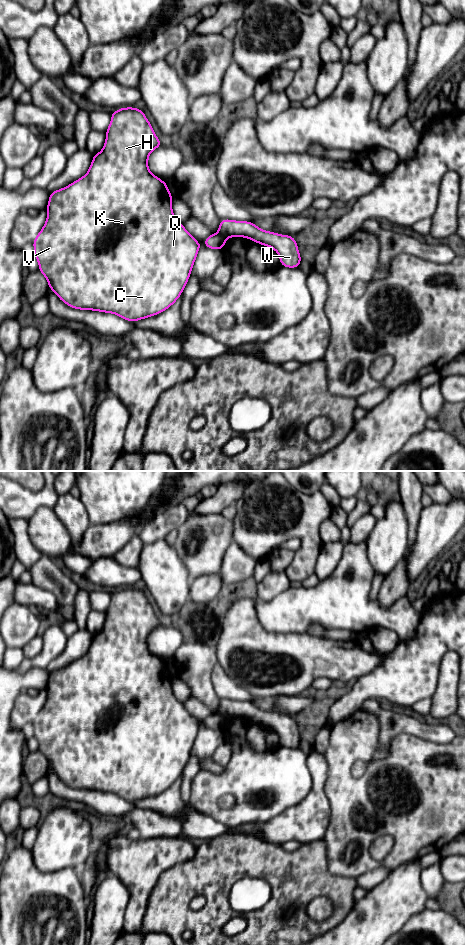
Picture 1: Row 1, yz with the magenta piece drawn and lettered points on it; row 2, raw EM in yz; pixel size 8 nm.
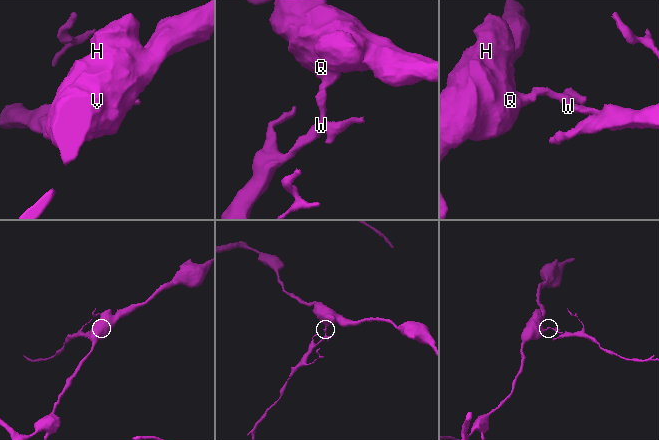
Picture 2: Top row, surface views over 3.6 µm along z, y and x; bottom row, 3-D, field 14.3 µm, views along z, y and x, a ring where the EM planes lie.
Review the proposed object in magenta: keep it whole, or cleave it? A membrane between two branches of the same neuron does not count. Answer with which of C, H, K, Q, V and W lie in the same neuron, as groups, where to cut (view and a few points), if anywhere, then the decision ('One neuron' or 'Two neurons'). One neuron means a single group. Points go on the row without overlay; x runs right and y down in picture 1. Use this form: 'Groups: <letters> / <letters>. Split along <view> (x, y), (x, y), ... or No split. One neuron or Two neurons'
Groups: C H K Q V / W. Split along yz (217, 713), (226, 718). Two neurons

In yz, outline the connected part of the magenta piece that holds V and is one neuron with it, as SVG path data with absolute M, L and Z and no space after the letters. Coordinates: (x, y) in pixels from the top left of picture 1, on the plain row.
M125 587L117 589L110 596L111 602L106 610L104 627L99 633L93 635L88 652L68 666L49 674L49 681L46 687L46 702L32 724L34 727L34 737L39 744L38 751L45 756L49 768L62 782L74 789L112 793L129 802L135 802L160 794L177 781L191 755L194 742L200 729L200 723L174 696L172 689L173 675L169 672L167 663L149 651L149 635L154 629L162 627L163 625L156 616L145 593L135 587Z

